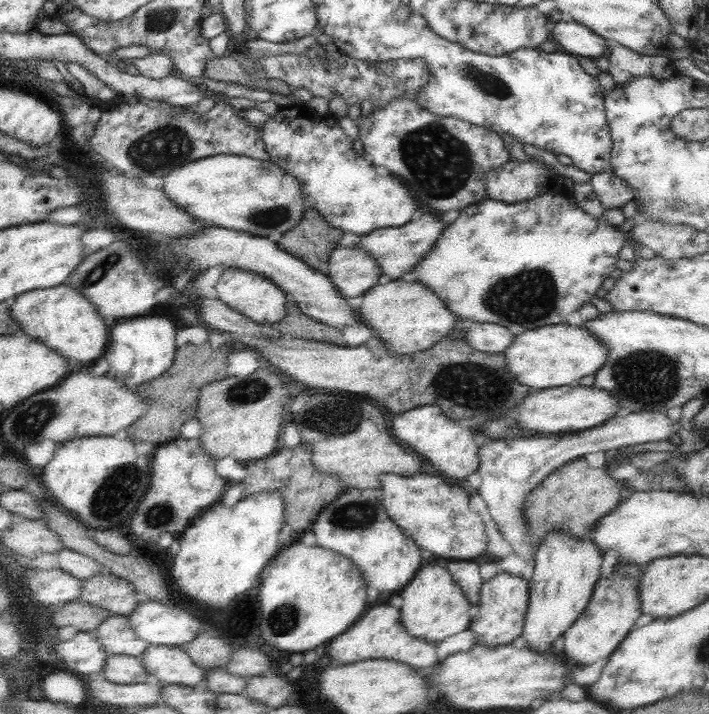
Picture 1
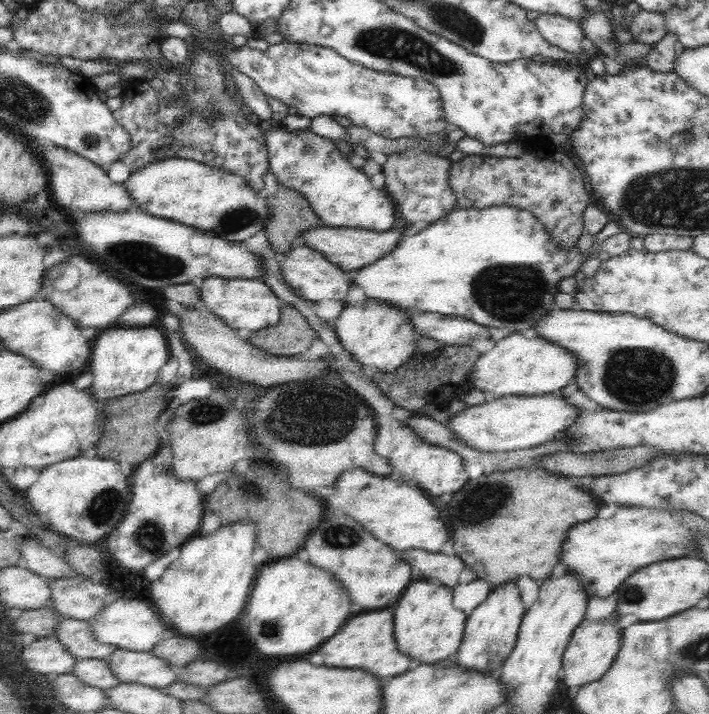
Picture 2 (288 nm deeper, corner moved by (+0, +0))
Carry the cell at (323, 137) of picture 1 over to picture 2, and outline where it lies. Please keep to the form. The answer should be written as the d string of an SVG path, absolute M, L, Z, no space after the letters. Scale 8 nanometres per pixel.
M277 124L275 130L263 132L263 140L267 146L267 166L269 166L271 174L285 188L291 188L291 190L299 192L301 196L305 196L305 200L309 202L311 210L315 212L315 216L319 218L319 224L323 228L353 228L353 230L365 230L365 232L391 230L393 220L397 218L397 212L395 212L391 198L383 190L371 188L369 178L359 168L353 168L351 162L345 158L345 154L341 154L333 146L331 140L309 134L309 128L299 130L299 132L287 132L281 124Z

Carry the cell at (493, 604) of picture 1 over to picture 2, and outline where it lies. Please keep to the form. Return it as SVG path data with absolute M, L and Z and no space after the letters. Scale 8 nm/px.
M501 584L495 590L487 594L487 598L473 610L469 612L465 620L465 630L461 644L457 648L455 660L461 668L475 670L475 672L489 672L497 674L499 666L505 662L505 658L511 654L515 640L517 640L517 630L523 620L523 598L519 594L517 584Z

